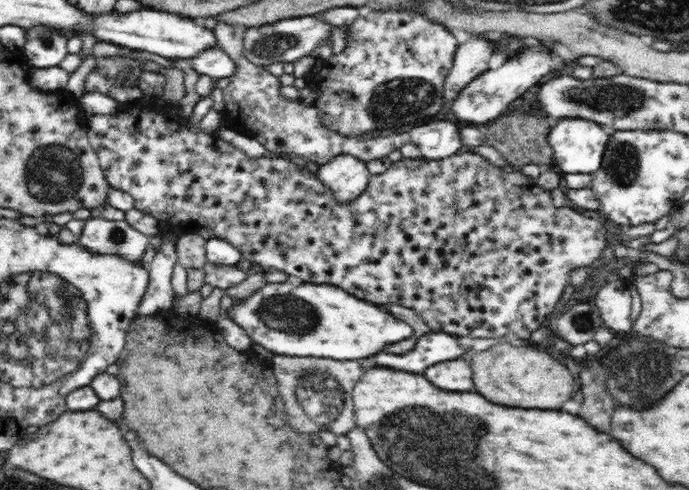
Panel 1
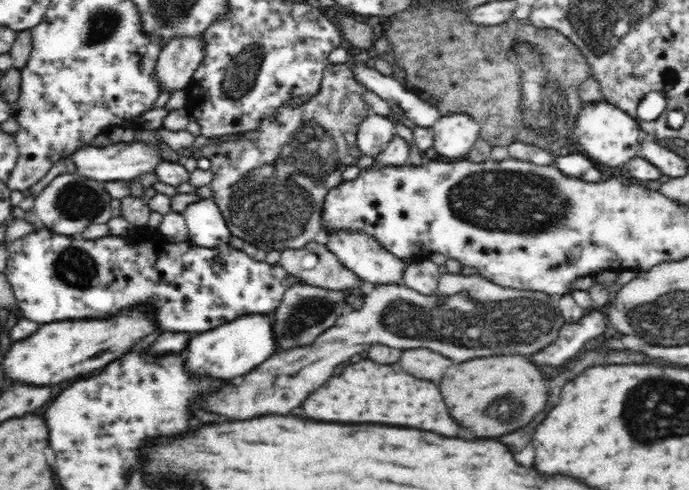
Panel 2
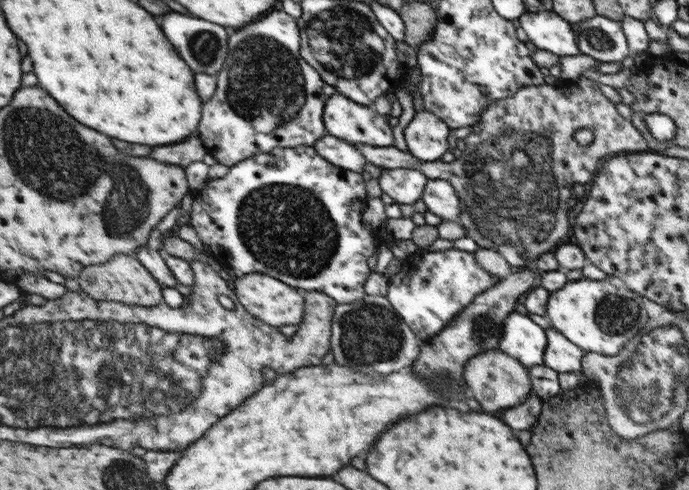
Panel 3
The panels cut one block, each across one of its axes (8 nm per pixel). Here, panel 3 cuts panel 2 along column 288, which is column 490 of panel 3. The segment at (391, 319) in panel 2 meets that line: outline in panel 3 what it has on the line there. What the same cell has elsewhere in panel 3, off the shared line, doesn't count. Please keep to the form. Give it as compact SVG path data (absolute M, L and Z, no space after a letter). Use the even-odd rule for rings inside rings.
M497 348L475 355L466 362L465 368L467 370L463 370L463 380L469 386L471 396L479 400L483 412L495 412L501 408L515 407L531 398L533 388L528 377L529 370L514 357Z

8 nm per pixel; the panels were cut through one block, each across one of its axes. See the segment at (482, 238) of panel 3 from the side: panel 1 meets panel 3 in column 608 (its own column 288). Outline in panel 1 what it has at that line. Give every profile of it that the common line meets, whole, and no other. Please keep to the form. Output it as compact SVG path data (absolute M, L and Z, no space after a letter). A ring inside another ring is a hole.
M216 23L214 33L218 41L217 47L222 49L235 63L237 71L231 77L228 86L223 89L224 112L220 112L219 128L229 128L243 136L258 140L266 151L274 154L292 154L292 157L306 158L321 166L338 154L350 154L364 162L388 156L390 152L398 151L411 142L409 134L392 134L380 138L344 138L343 134L336 133L325 125L326 113L318 105L304 104L304 100L290 100L282 98L280 76L272 76L268 68L263 65L249 63L244 56L243 41L244 26L229 26L226 23Z

